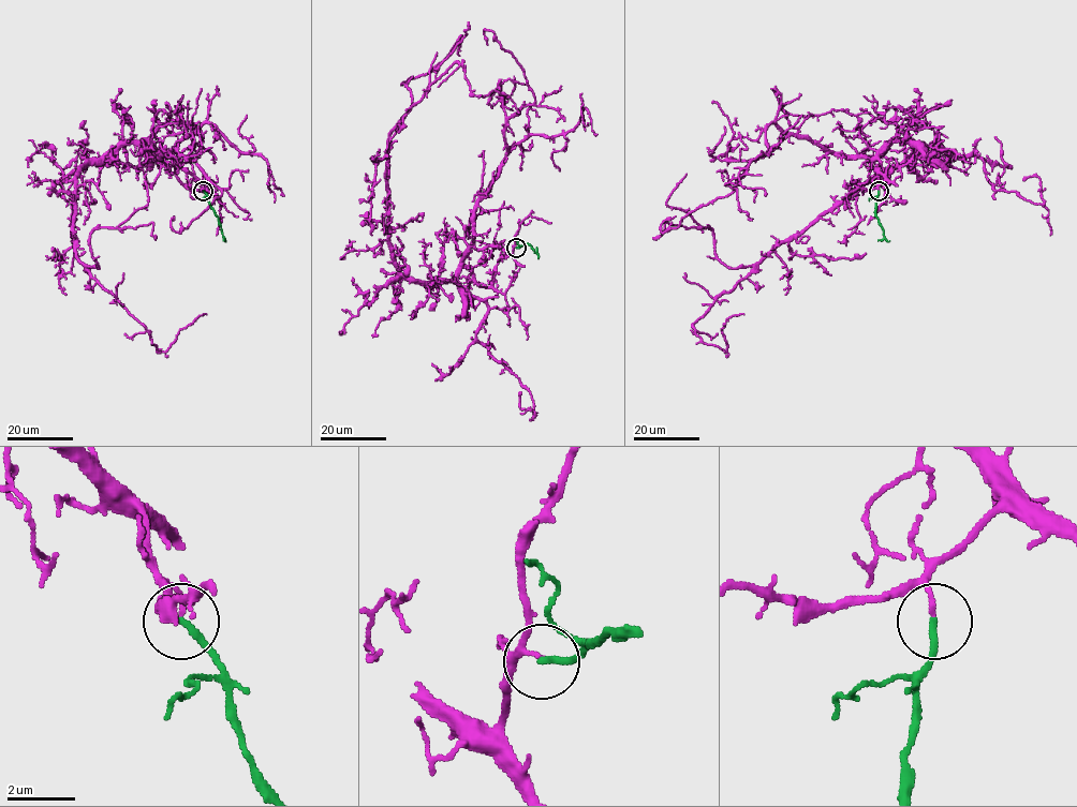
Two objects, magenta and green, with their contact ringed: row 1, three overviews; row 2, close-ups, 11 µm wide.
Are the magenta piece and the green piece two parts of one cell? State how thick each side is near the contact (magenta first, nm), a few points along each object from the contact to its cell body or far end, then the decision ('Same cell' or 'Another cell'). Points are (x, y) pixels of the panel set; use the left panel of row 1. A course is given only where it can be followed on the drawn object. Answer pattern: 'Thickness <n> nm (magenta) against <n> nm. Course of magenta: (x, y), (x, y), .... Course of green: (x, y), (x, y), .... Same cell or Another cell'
Thickness 100 nm (magenta) against 200 nm. Course of magenta: (203, 191), (197, 178), (166, 164), (146, 140), (120, 144), (76, 175), (73, 248), (162, 352), (206, 314). Course of green: (203, 191), (225, 240). Another cell

